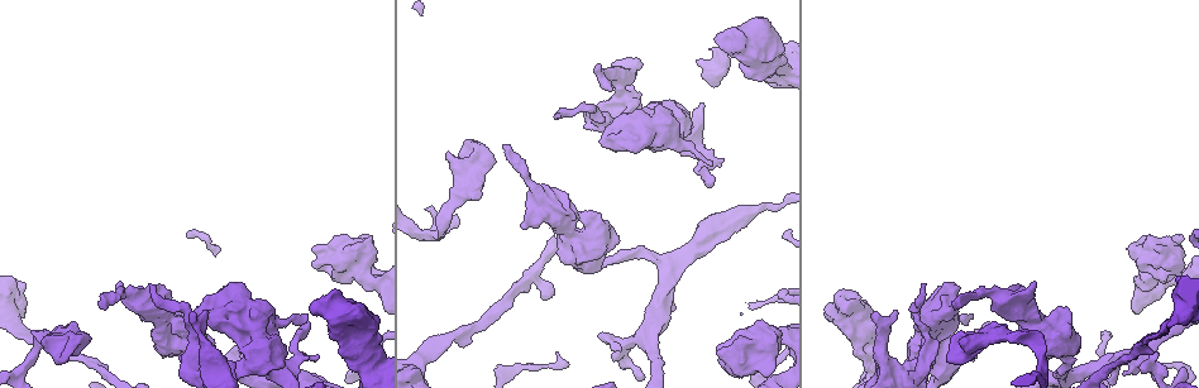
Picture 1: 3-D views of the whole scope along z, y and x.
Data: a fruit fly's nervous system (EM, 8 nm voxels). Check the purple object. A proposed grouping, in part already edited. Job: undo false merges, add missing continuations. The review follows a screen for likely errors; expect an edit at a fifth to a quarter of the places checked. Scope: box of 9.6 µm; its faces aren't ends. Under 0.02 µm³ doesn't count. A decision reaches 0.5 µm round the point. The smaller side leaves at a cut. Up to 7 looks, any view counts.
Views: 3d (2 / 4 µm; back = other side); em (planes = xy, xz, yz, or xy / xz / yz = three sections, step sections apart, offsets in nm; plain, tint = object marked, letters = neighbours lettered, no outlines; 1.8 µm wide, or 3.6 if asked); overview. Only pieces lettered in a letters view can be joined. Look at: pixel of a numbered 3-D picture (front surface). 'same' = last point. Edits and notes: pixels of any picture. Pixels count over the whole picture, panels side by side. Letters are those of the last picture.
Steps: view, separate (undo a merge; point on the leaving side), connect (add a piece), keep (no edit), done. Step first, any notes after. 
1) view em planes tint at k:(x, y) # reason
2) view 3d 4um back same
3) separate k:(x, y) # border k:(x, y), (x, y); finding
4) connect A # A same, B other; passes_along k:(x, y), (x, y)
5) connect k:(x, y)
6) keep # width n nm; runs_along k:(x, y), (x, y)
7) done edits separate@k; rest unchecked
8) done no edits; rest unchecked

view em 3.6um planes plain at 1:(332, 304)

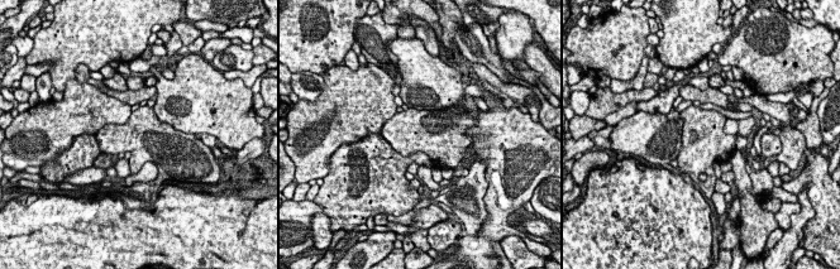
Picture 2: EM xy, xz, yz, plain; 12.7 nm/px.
view em 3.6um planes letters same

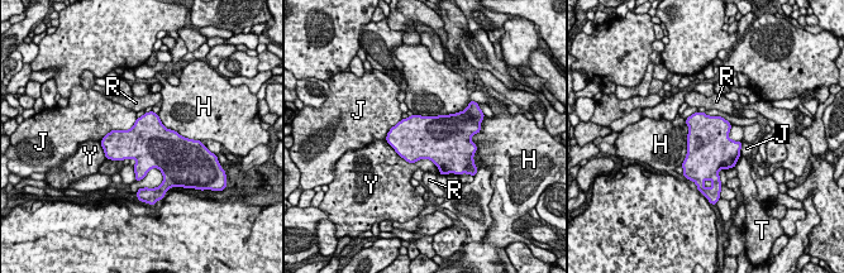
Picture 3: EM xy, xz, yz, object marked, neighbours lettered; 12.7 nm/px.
keep # longest_contact Y 800 nm; H other, J other, R other, T other, Y other; border 3:(137, 118), (100, 140); all the same cell

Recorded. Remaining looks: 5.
view em 3.6um xy step 8 letters at 1:(917, 354) # calibre changes

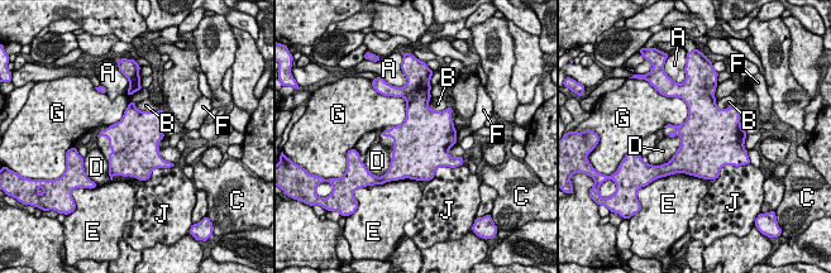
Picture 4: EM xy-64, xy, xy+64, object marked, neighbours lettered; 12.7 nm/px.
view em 3.6um planes letters same # another direction

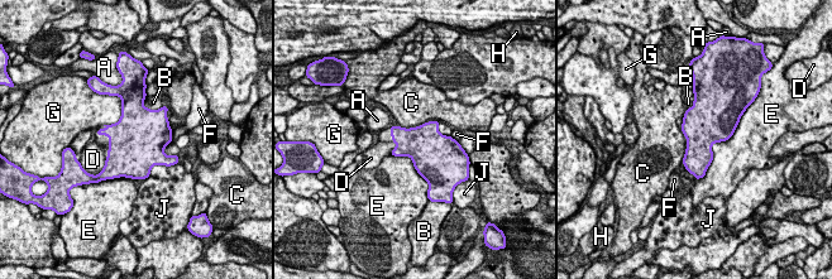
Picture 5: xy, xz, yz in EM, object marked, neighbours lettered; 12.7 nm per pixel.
keep # longest_contact E 950 nm; A other, B other, C other, D other, E other, F other, G other, H other, J other; border 5:(439, 121), (397, 125); continuous, no second cell

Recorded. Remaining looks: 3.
view em xy step 16 tint at 1:(18, 372) # abrupt turn

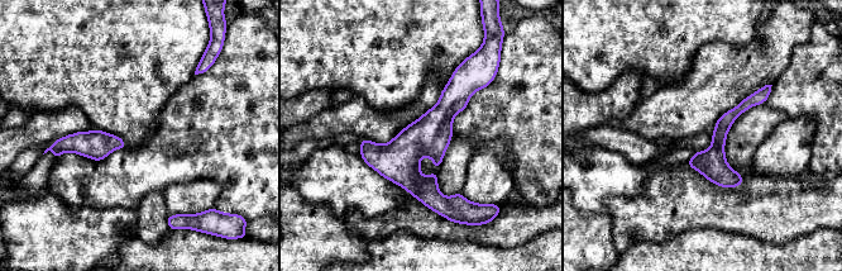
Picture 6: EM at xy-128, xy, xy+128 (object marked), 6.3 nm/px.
view em xy step 16 letters same

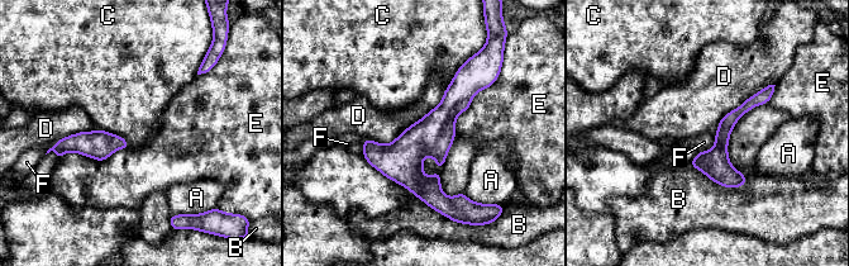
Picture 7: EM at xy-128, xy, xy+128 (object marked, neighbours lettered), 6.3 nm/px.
keep # A other, B other, C other, D other, E other, F other; runs_along 7:(463, 67), (439, 123), (438, 207); all the same cell

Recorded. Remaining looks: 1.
done no edits; rest unchecked

